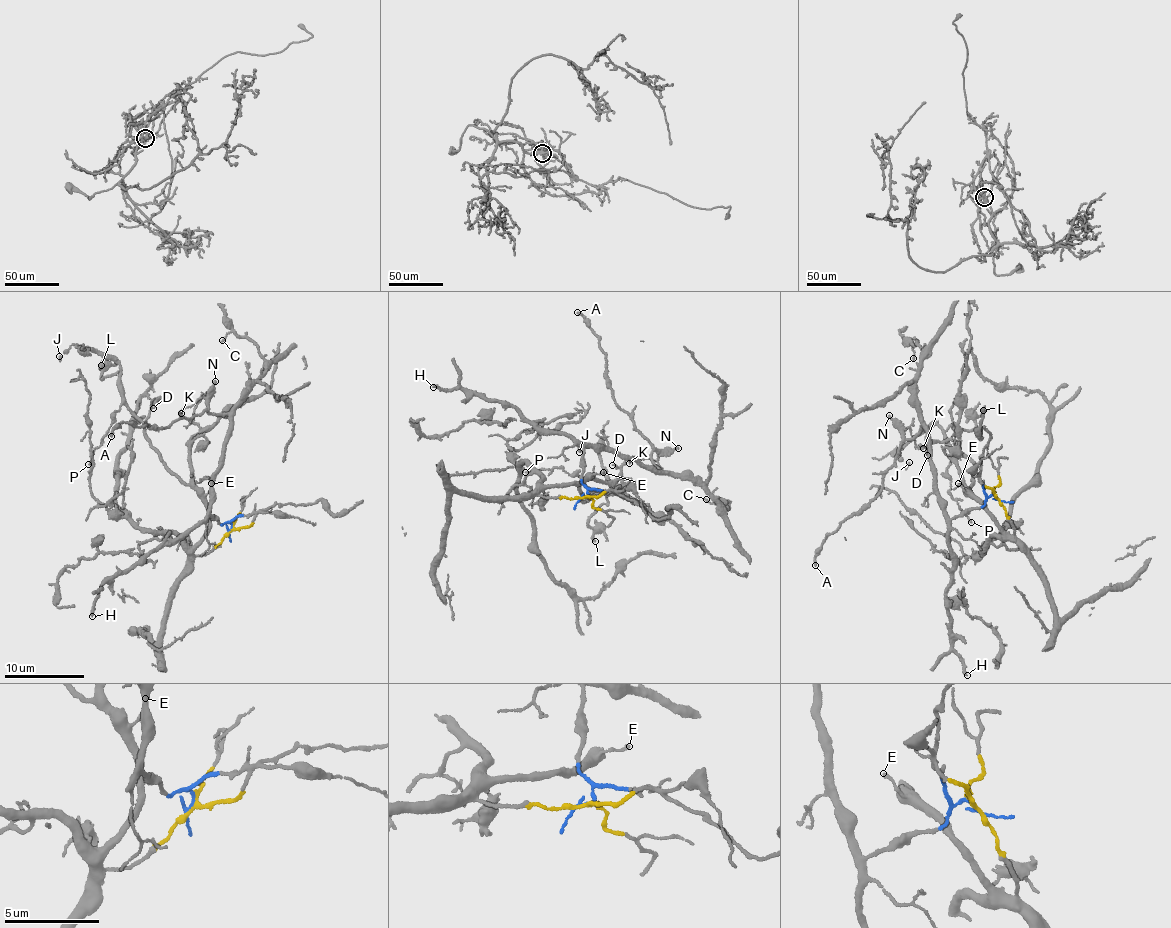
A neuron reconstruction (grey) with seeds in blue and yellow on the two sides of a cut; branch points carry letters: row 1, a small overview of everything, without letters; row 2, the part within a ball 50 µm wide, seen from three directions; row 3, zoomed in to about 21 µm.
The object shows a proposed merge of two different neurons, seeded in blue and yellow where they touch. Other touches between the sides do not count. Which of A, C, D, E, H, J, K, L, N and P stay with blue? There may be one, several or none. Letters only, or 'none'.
A, C, H, K, N

